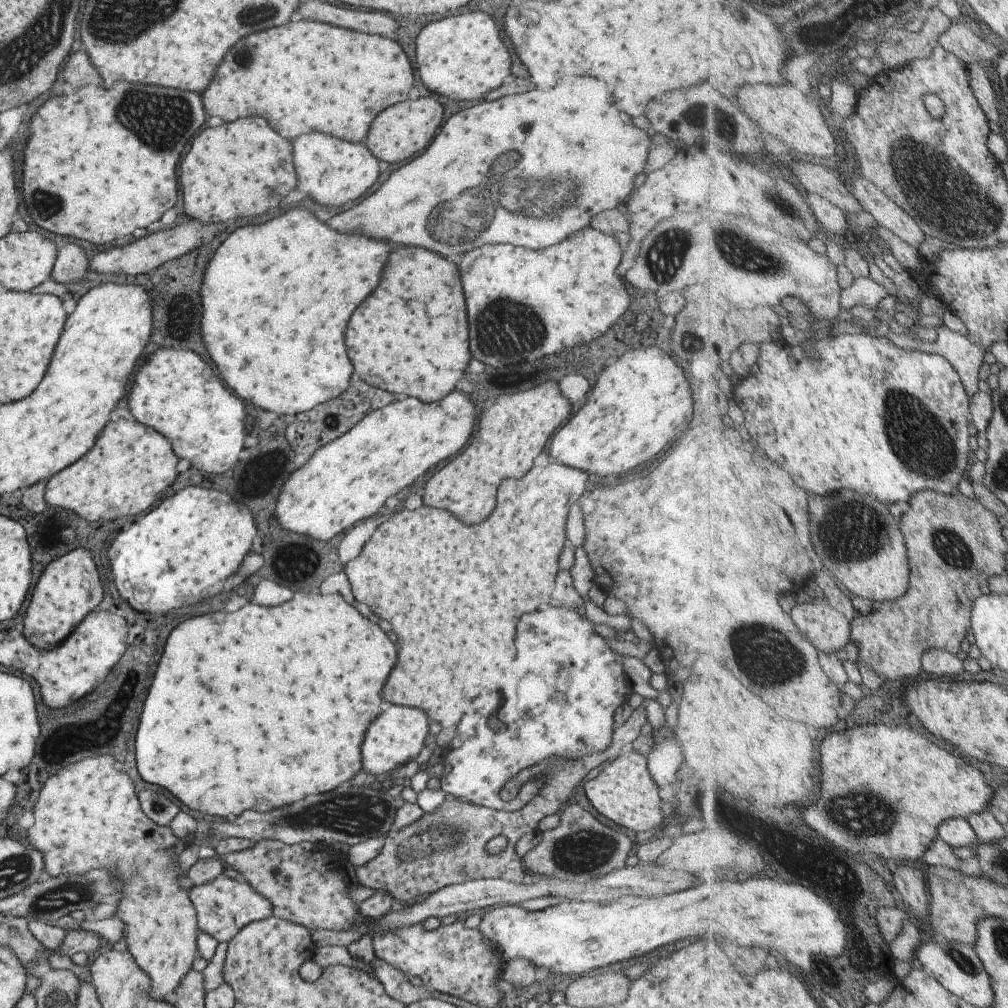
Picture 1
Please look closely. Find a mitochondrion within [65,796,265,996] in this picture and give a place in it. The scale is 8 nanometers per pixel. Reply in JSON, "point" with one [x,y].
{"point":[160,808]}

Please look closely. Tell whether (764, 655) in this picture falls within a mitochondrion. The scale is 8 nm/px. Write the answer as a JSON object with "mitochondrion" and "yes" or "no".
{"mitochondrion":"yes"}

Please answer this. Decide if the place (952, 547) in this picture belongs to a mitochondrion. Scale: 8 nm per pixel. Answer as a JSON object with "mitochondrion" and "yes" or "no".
{"mitochondrion":"yes"}

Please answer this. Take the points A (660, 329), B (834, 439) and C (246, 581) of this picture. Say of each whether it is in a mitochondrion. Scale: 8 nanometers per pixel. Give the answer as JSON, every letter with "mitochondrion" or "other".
{"A":"other","B":"other","C":"other"}

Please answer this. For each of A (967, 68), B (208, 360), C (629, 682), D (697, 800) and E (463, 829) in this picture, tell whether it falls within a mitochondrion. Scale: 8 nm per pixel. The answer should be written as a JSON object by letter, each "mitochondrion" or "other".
{"A":"other","B":"other","C":"other","D":"other","E":"mitochondrion"}

